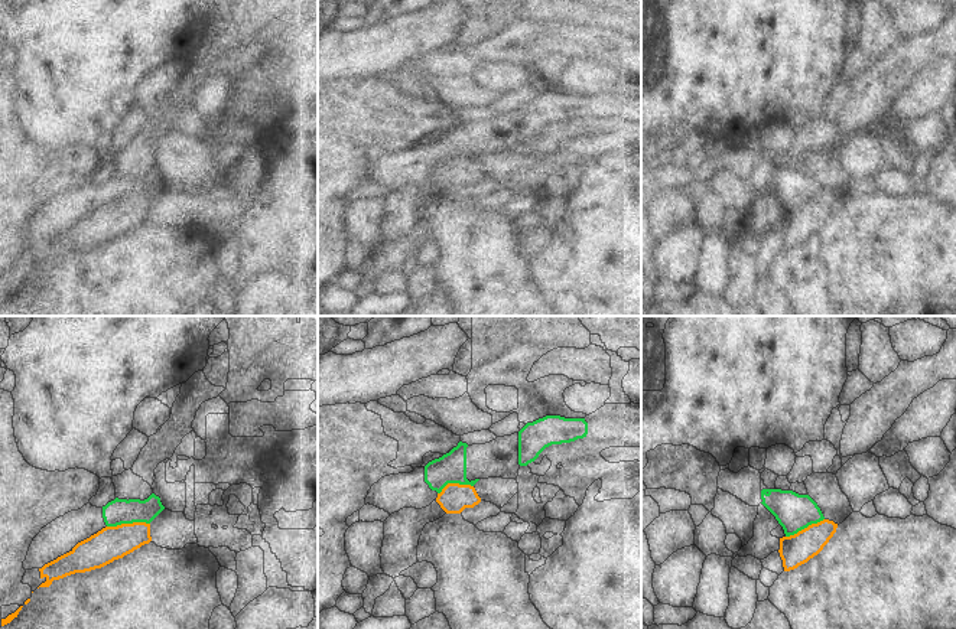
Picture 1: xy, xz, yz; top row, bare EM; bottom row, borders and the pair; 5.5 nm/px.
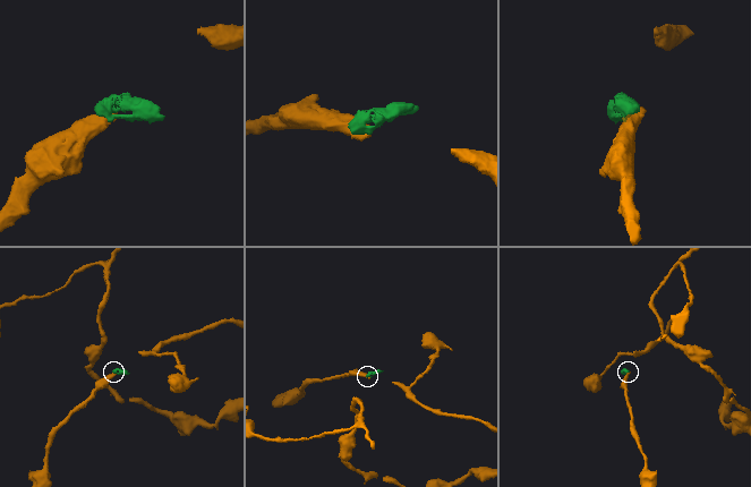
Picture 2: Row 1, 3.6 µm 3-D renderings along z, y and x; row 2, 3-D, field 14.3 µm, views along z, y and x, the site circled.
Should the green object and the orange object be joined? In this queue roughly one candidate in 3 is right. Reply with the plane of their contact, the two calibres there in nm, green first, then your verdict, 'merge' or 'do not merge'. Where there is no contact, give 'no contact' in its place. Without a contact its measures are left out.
meets green in xy; 140 nm thick on the green side, 190 nm on the other; do not merge

